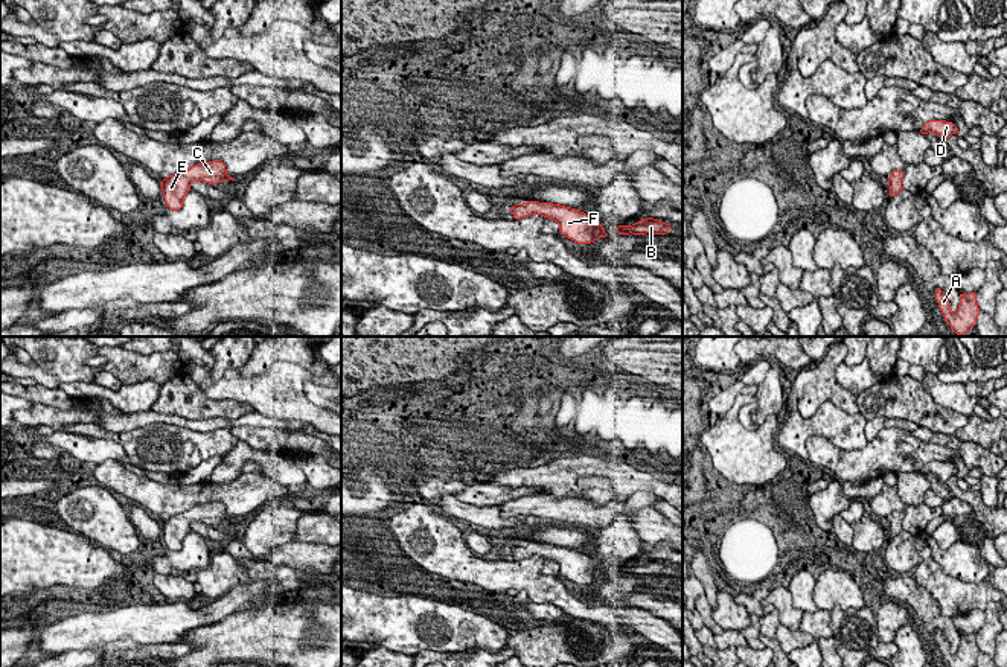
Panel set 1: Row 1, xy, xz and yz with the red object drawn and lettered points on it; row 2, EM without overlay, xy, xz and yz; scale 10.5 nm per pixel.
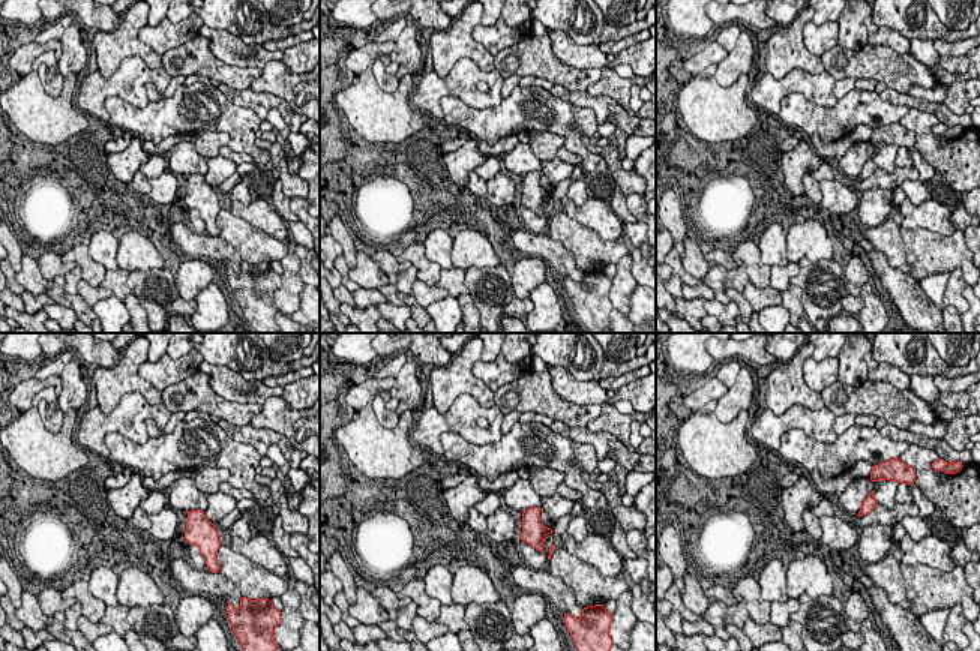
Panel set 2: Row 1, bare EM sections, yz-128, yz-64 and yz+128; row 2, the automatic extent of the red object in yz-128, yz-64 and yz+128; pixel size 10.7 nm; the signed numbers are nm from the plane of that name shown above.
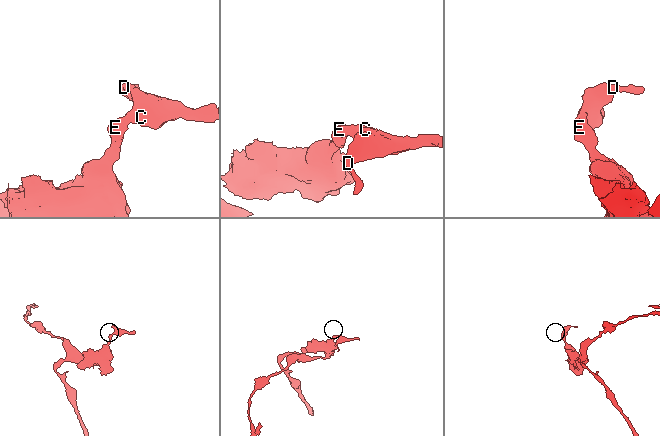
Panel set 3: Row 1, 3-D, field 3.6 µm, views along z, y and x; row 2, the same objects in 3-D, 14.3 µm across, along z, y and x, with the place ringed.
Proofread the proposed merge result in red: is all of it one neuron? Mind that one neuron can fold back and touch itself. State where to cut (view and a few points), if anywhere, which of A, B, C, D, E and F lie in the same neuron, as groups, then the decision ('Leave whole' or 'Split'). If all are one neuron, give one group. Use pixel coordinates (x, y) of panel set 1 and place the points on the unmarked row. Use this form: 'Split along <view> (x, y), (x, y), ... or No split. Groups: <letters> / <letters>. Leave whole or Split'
No split. Groups: A B C D E F. Leave whole

